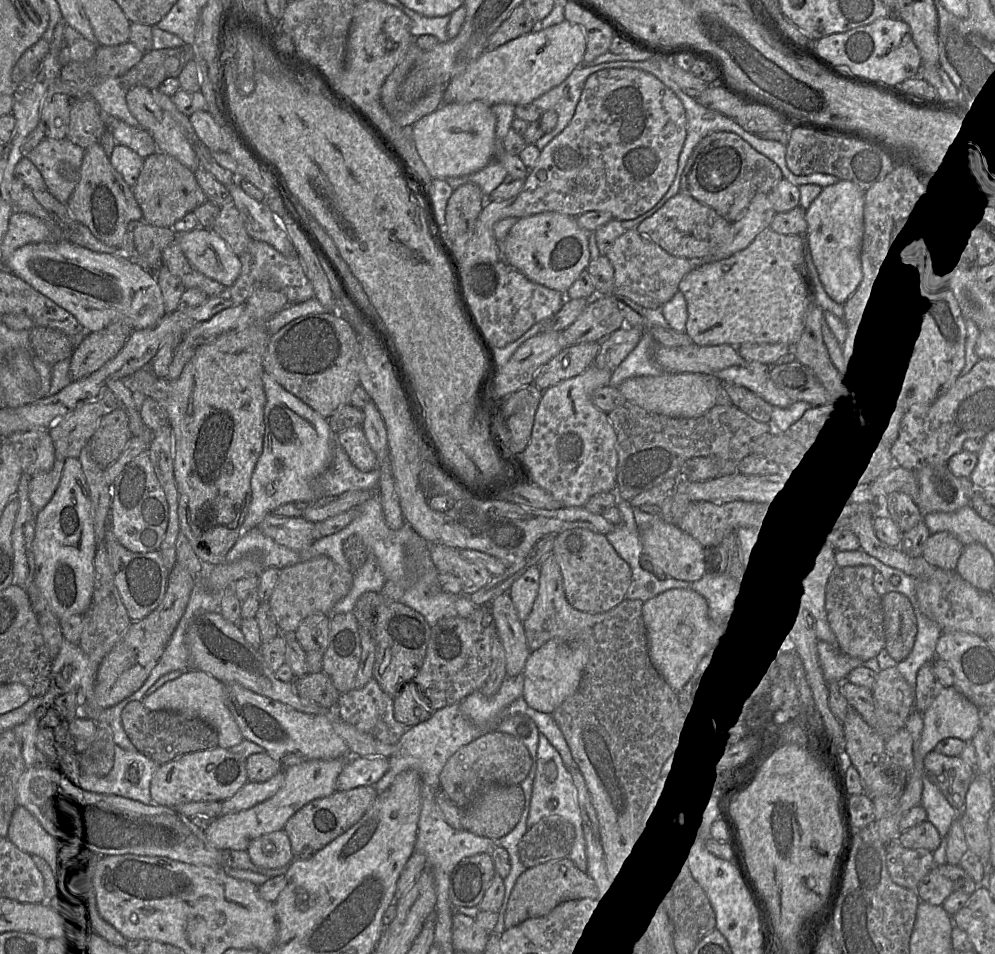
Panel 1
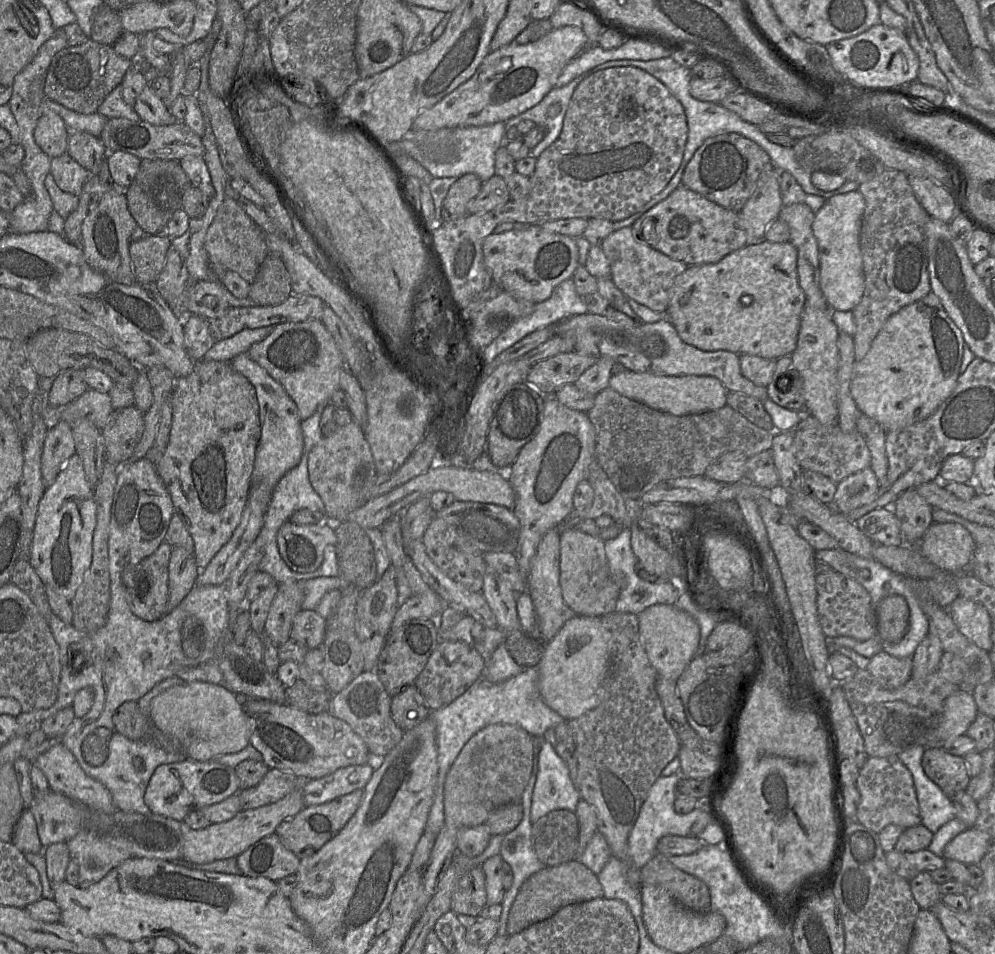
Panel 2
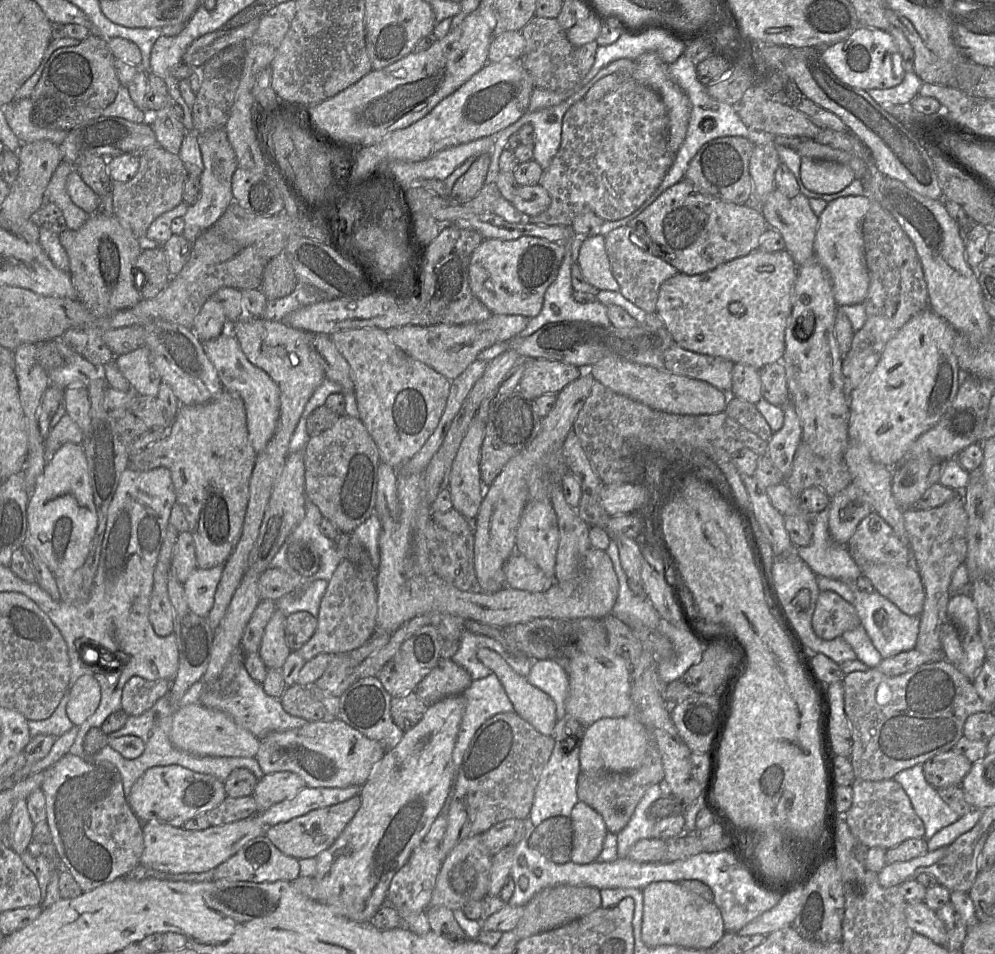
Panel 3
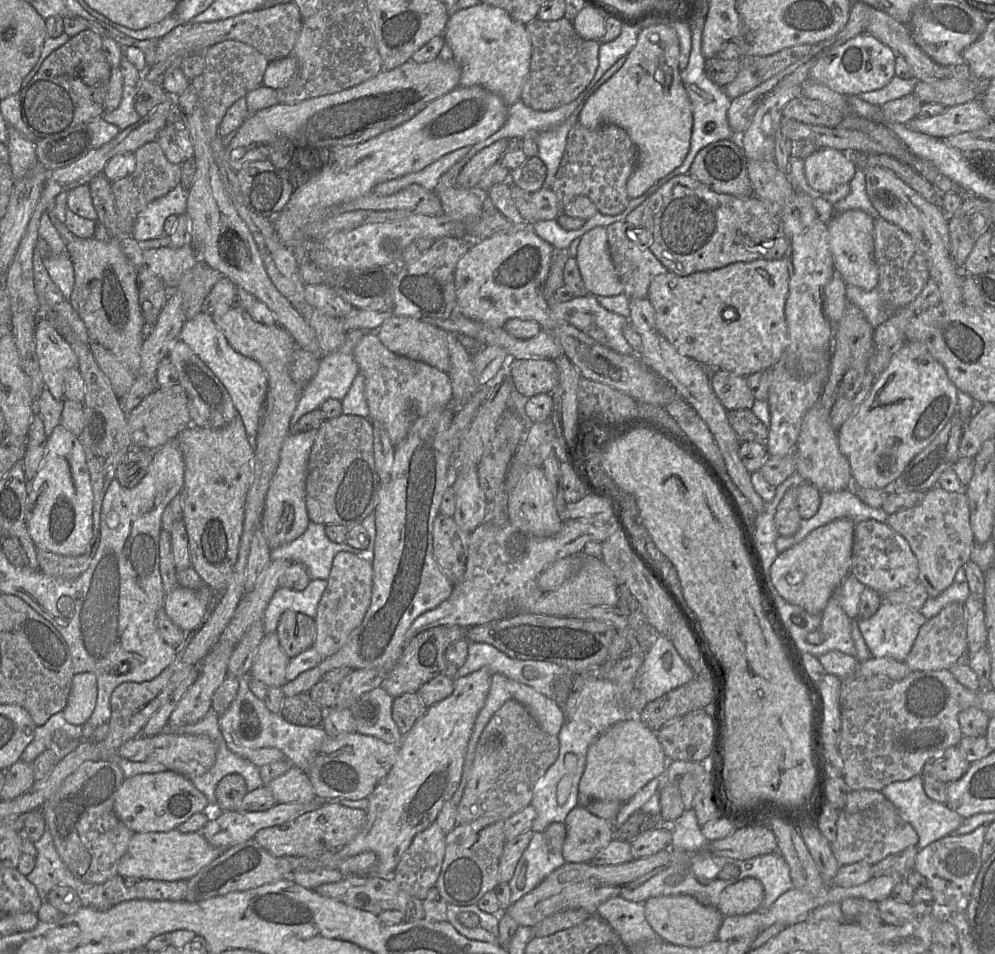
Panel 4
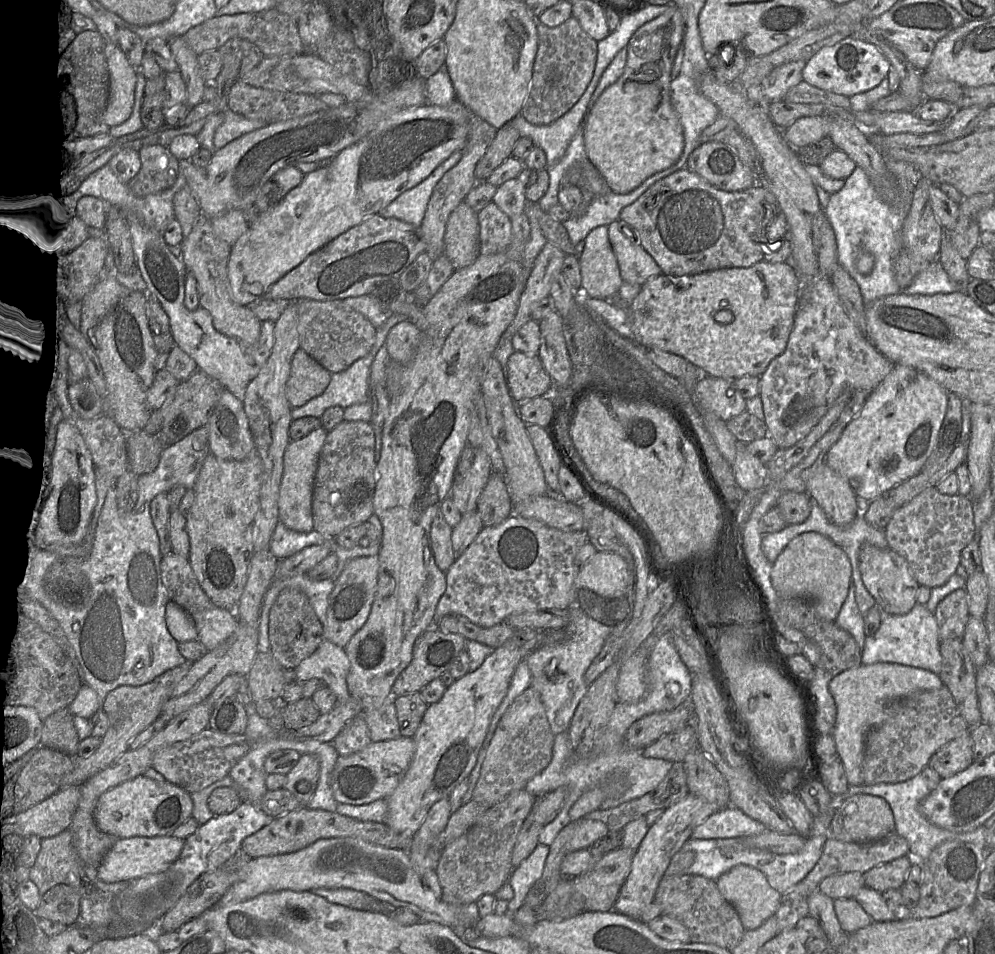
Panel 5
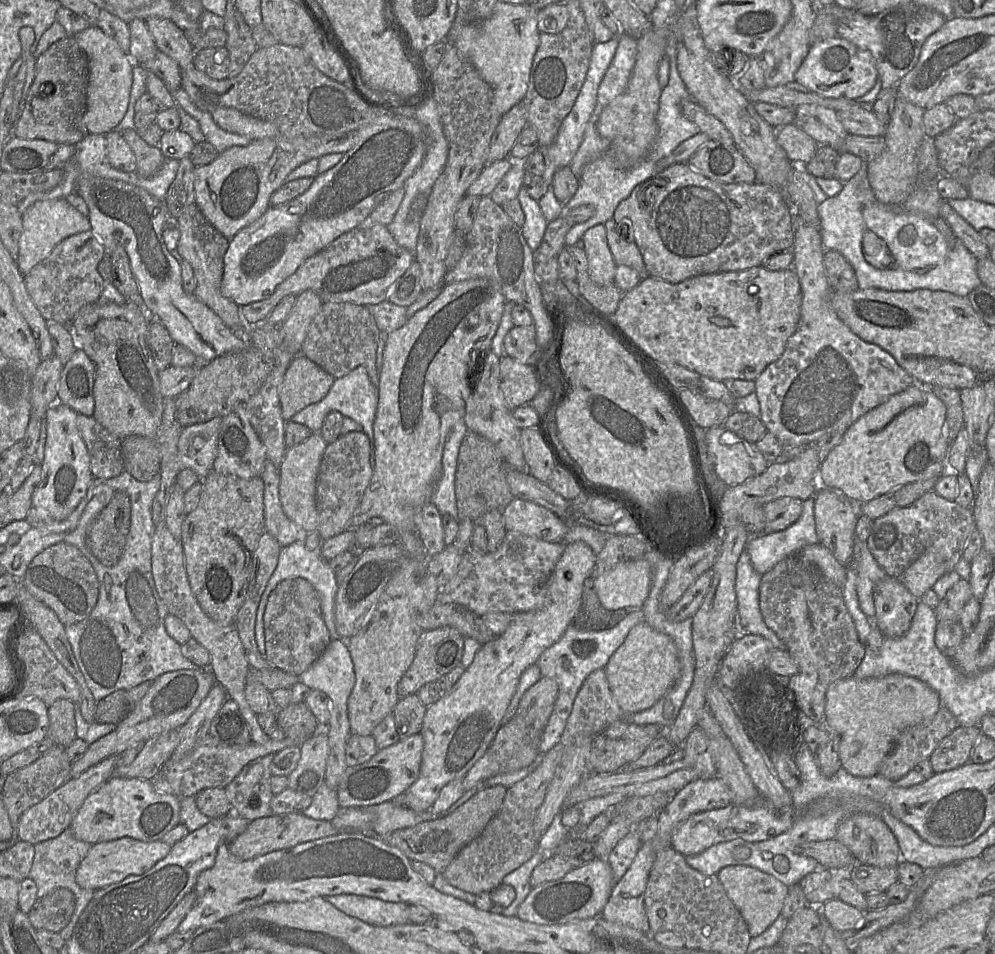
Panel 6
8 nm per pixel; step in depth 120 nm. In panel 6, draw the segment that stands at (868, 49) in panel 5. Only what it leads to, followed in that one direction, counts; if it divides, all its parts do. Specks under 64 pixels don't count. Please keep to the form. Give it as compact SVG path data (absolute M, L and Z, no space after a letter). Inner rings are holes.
M838 36L811 45L795 73L795 81L823 97L851 100L869 92L877 78L878 71L872 54Z

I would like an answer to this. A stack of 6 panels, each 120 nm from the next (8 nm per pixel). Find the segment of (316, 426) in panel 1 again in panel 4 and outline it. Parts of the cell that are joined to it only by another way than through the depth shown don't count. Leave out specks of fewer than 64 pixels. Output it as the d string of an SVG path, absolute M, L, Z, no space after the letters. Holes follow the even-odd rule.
M205 311L185 321L178 338L190 347L226 388L242 419L248 438L253 440L258 432L267 392L267 377L262 367L255 360L235 351L213 322L212 316ZM177 585L165 594L164 610L179 628L191 634L204 622L211 606L211 591L193 590Z

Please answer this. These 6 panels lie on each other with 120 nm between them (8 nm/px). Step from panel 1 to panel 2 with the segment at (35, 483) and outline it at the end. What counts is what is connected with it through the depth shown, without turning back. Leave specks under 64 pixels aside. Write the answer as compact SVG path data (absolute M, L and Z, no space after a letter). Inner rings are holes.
M61 420L48 429L41 457L41 473L45 490L54 483L66 461L75 452L71 425Z

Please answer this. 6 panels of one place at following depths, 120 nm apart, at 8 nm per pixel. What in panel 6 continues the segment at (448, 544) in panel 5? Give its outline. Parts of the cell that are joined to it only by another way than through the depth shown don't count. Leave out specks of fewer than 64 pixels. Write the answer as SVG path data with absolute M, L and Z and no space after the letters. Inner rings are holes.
M428 502L416 513L414 520L428 556L439 554L446 546L442 514Z

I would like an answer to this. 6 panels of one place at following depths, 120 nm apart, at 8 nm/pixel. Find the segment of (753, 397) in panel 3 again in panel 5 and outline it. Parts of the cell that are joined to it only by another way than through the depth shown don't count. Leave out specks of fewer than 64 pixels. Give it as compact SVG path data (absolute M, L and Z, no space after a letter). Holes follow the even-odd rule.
M704 376L699 380L692 391L695 404L701 411L710 411L724 421L746 411L746 399L740 394L733 384L733 380L718 378L712 376Z

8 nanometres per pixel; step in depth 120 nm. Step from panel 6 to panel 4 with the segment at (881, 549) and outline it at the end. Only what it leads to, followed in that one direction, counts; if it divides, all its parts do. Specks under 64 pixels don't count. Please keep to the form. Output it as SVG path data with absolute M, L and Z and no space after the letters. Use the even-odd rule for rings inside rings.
M935 486L925 492L923 500L917 506L889 515L887 524L909 543L917 559L918 580L925 586L929 597L936 597L946 590L954 582L958 569L970 560L974 535L970 525L970 508L965 491L949 492Z

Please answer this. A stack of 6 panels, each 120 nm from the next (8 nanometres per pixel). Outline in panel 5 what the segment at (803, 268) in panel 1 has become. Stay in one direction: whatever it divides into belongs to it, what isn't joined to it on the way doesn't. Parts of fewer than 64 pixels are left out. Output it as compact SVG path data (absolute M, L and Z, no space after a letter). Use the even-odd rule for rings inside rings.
M764 259L746 268L724 268L680 277L660 274L648 279L647 282L641 286L639 294L628 306L628 314L636 340L645 347L653 347L678 355L698 367L703 374L712 377L725 378L729 380L735 380L744 376L760 377L767 369L769 363L774 358L782 354L786 349L788 339L793 328L794 316L797 312L798 298L801 289L801 279L790 261L771 263Z

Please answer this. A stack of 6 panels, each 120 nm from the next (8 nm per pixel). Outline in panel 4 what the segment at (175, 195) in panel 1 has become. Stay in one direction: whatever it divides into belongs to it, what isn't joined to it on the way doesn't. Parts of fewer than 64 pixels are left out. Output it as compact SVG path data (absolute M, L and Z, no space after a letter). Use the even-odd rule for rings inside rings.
M157 140L139 147L135 152L134 171L111 183L117 213L117 231L119 235L130 235L137 215L152 201L166 195L180 184L182 167L172 164L166 158Z

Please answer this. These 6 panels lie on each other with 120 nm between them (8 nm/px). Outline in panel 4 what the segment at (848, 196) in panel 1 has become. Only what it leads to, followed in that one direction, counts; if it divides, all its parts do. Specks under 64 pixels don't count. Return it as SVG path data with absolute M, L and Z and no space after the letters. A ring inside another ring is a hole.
M847 210L835 214L827 223L828 239L834 261L834 268L846 285L870 291L878 285L878 268L876 266L873 237L874 219L861 210Z

